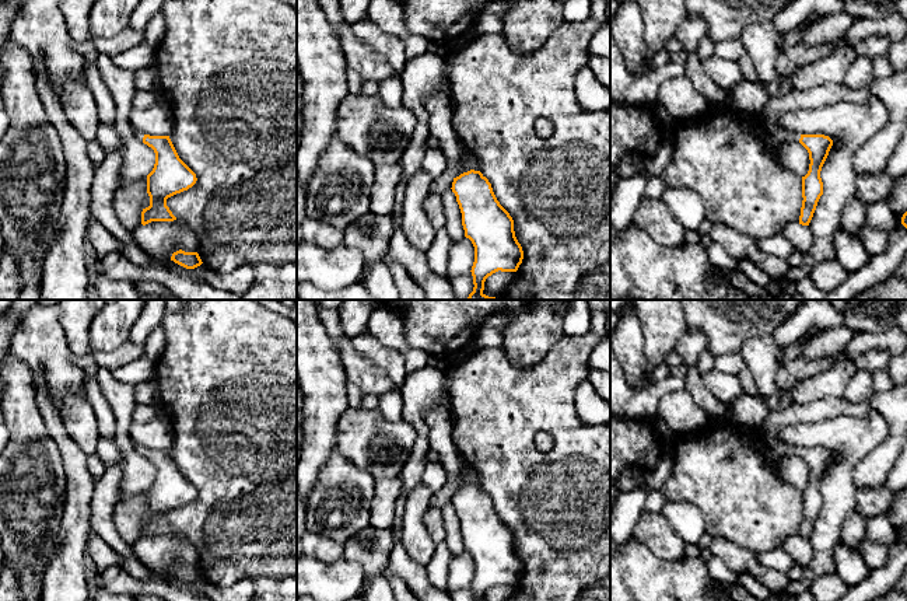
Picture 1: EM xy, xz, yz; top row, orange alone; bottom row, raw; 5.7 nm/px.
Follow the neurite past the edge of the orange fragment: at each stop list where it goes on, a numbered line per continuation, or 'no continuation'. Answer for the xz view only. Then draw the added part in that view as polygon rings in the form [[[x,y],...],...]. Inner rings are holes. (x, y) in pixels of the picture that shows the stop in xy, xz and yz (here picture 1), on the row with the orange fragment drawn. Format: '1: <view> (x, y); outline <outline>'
1: xz (438, 104); outline [[[442,87],[427,95],[424,106],[428,113],[430,134],[440,140],[440,150],[447,158],[447,170],[456,178],[459,175],[455,174],[455,170],[467,153],[452,127],[452,95],[449,88]]]

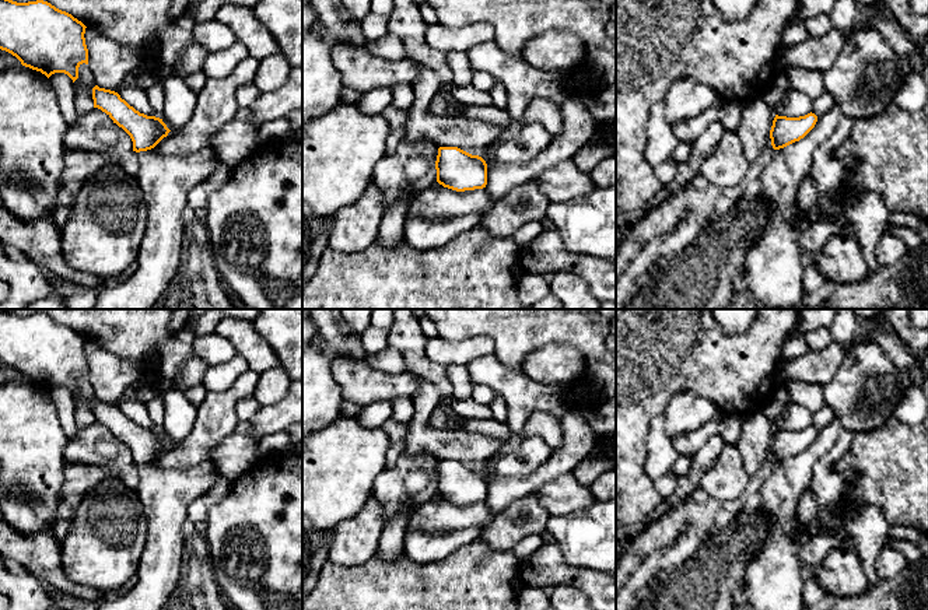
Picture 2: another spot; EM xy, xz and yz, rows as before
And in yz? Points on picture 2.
no continuation

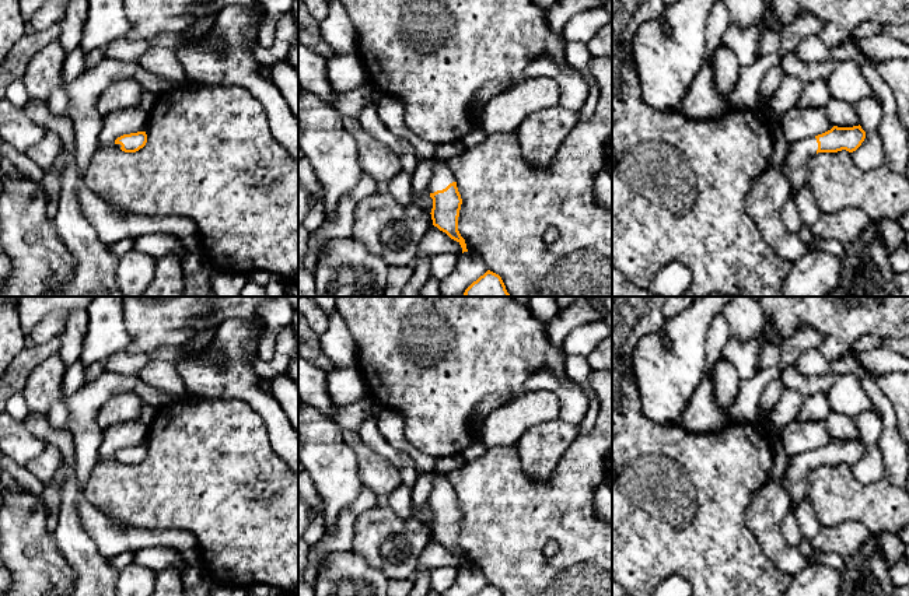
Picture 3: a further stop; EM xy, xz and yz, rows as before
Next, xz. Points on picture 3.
1: xz (441, 176); outline [[[434,158],[434,169],[431,180],[429,182],[427,192],[434,193],[437,190],[445,189],[450,183],[455,182],[455,178],[445,161]]]

